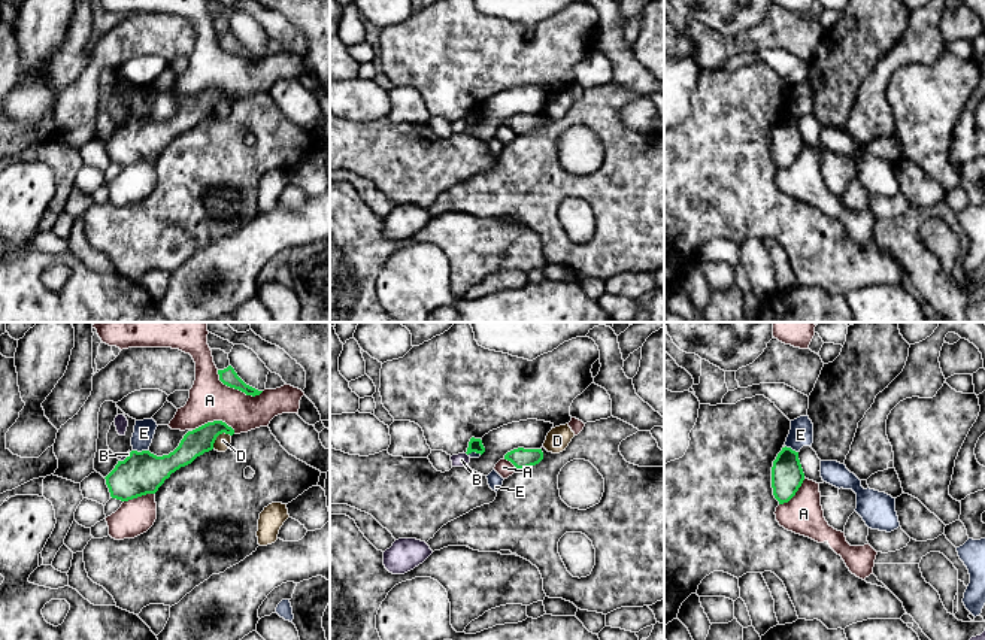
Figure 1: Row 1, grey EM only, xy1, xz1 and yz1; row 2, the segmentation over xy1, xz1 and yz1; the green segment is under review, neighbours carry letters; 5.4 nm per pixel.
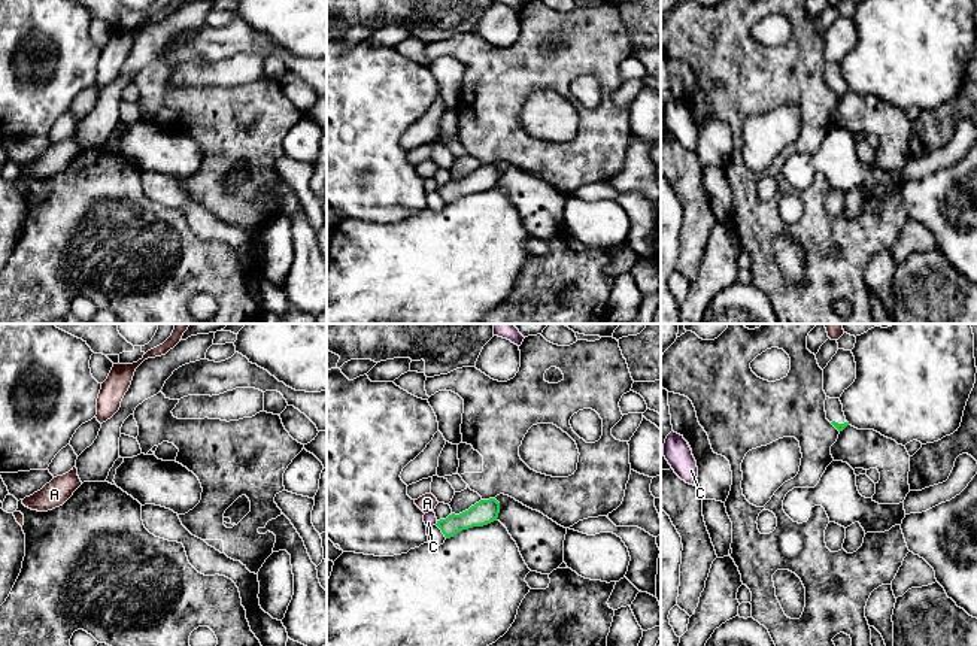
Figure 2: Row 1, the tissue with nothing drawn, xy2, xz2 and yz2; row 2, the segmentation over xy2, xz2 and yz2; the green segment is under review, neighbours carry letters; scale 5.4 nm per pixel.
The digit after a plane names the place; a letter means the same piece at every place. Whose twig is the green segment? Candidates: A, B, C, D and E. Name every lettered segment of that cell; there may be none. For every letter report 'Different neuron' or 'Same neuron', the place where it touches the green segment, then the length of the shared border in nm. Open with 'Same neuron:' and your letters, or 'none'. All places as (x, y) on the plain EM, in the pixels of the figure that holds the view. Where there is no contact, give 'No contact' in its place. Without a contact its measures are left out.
Same neuron: none
A: Different neuron. Touches green at xy1 (238, 54). Shared border 280 nm
B: Different neuron. Touches green at xy1 (126, 124). Shared border 80 nm
C: Different neuron. Touches green at xz2 (437, 188). Shared border 30 nm
D: Different neuron. Touches green at xy1 (218, 100). Shared border 130 nm
E: Different neuron. Touches green at xy1 (142, 117). Shared border 90 nm

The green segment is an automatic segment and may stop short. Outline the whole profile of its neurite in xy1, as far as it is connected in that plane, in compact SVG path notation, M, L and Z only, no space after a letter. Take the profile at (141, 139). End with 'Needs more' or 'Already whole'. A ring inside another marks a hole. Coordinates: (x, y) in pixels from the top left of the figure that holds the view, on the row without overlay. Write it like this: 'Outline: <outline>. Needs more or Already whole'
Outline: M213 87L188 97L179 112L169 121L157 122L149 116L131 116L104 143L110 163L128 167L155 160L172 139L212 116L216 103L222 98L233 101L234 95L222 87Z. Already whole

